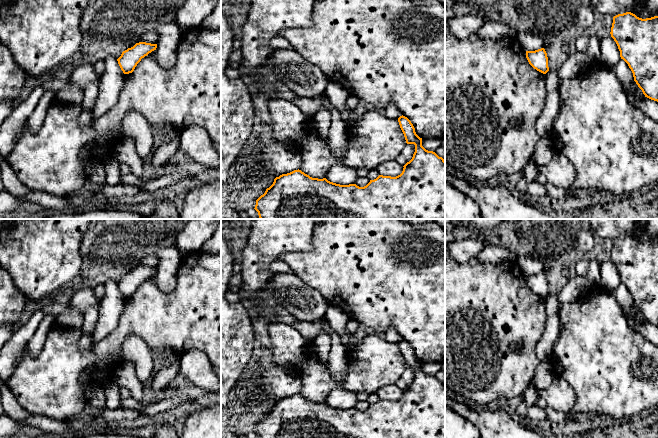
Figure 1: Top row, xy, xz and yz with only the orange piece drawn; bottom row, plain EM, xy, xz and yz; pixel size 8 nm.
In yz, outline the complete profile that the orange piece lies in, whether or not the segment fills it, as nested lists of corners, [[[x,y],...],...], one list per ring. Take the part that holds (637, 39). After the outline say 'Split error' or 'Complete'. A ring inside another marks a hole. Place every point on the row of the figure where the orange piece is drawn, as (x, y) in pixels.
[[[631,12],[618,14],[610,34],[645,97],[658,102],[658,16],[642,19]]]. Complete

